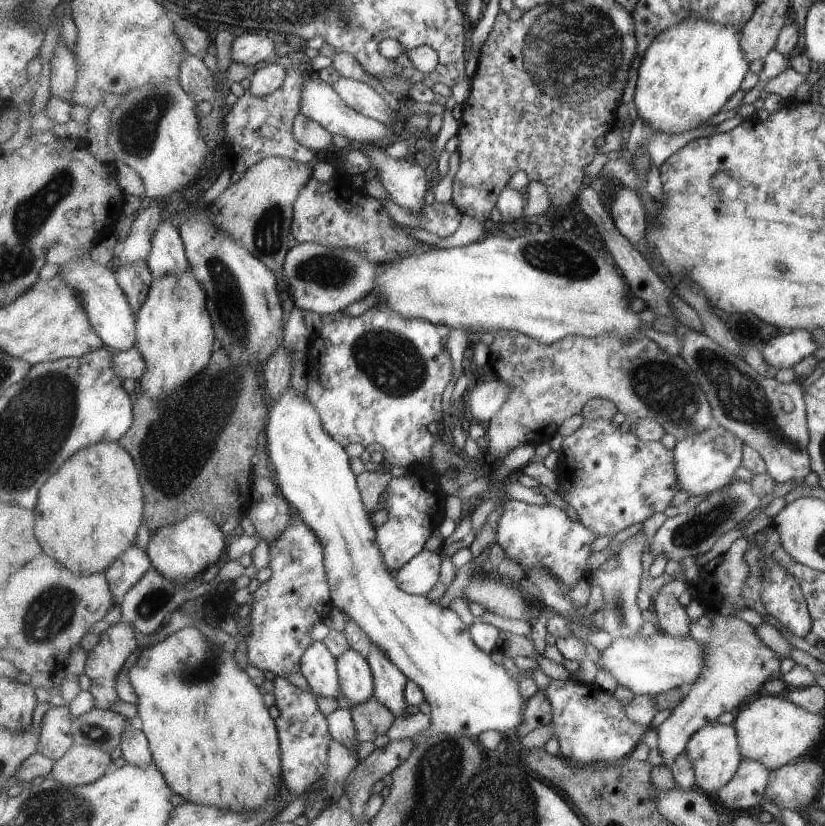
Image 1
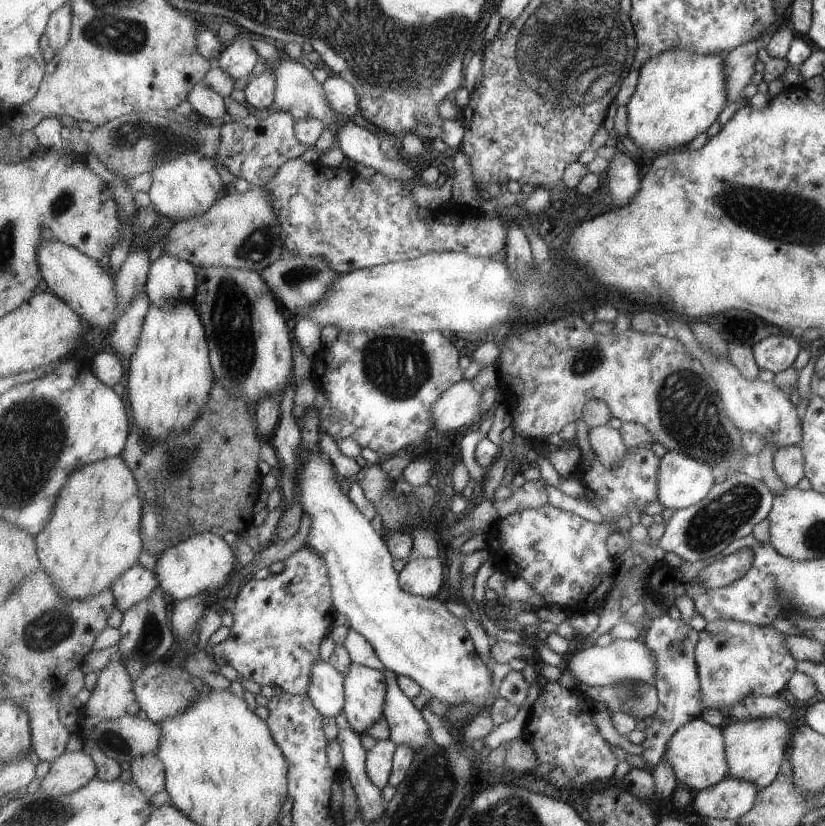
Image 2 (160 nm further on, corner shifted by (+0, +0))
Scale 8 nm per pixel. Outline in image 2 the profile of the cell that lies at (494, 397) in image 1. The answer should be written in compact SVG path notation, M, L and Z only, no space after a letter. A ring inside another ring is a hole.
M465 379L443 392L432 410L434 429L449 433L484 419L488 414L480 414L481 395L473 382Z

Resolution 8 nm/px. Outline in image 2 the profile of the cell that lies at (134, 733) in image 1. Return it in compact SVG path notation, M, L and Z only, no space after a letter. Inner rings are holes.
M157 755L138 756L130 763L131 780L139 785L139 788L146 793L148 797L153 794L159 794L166 790L166 766Z

